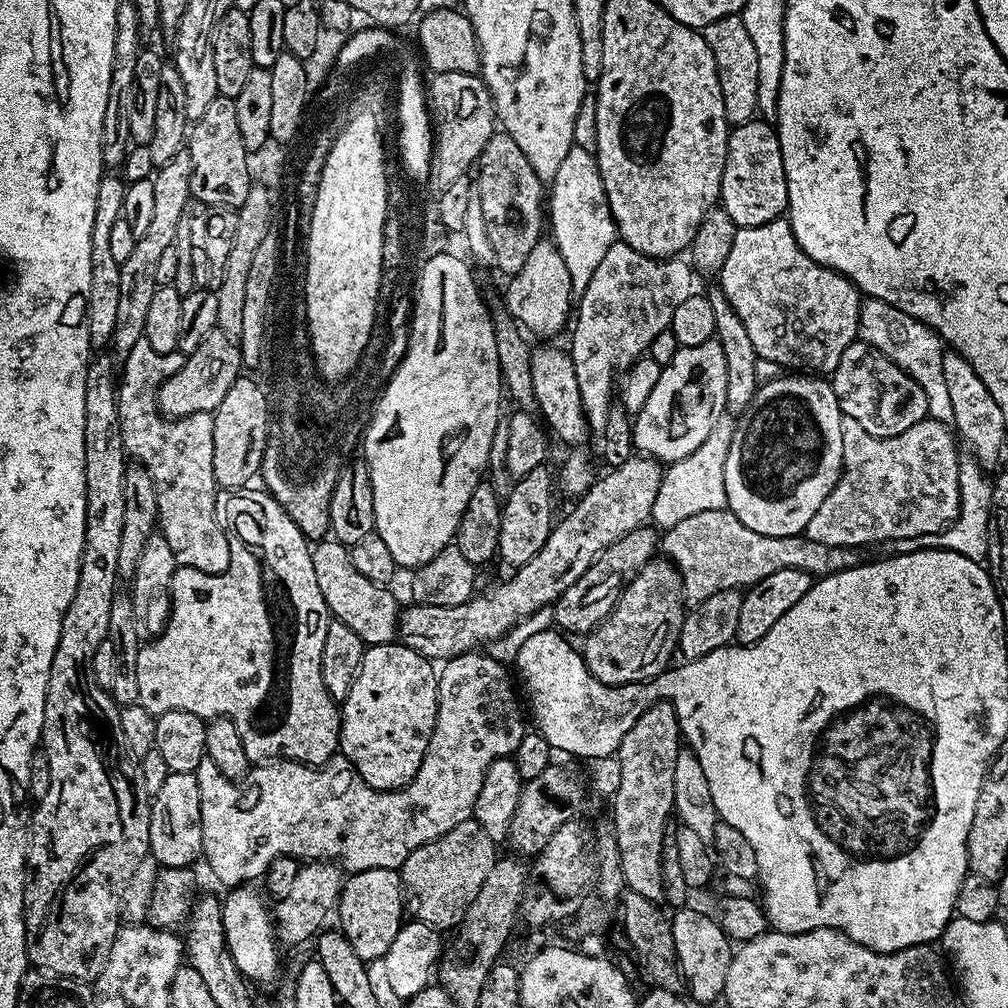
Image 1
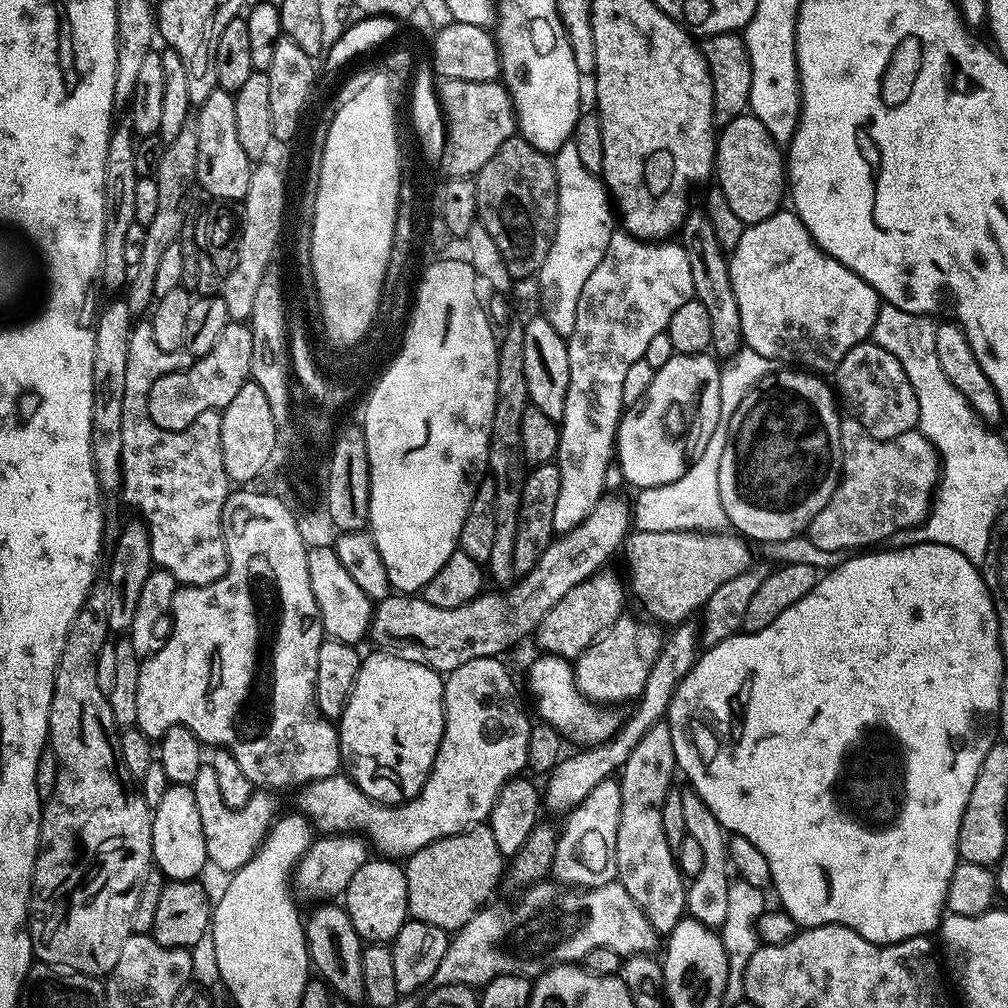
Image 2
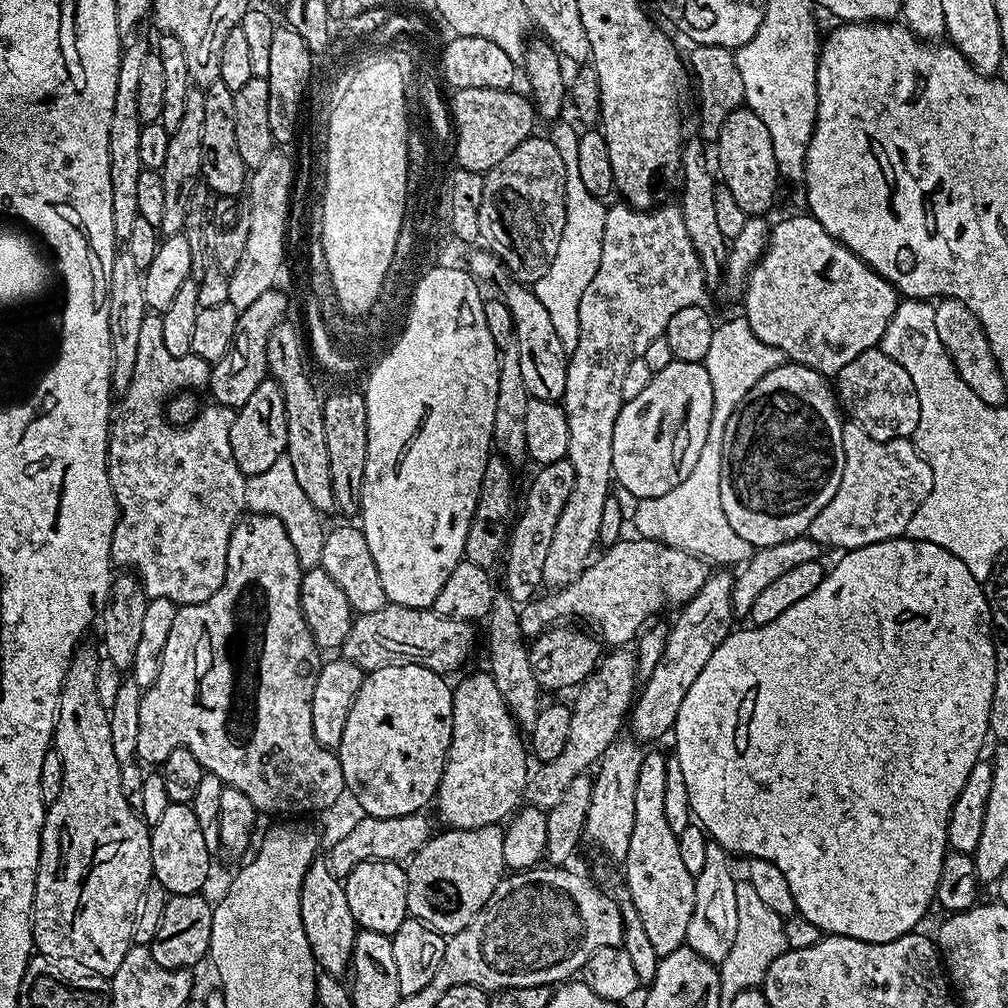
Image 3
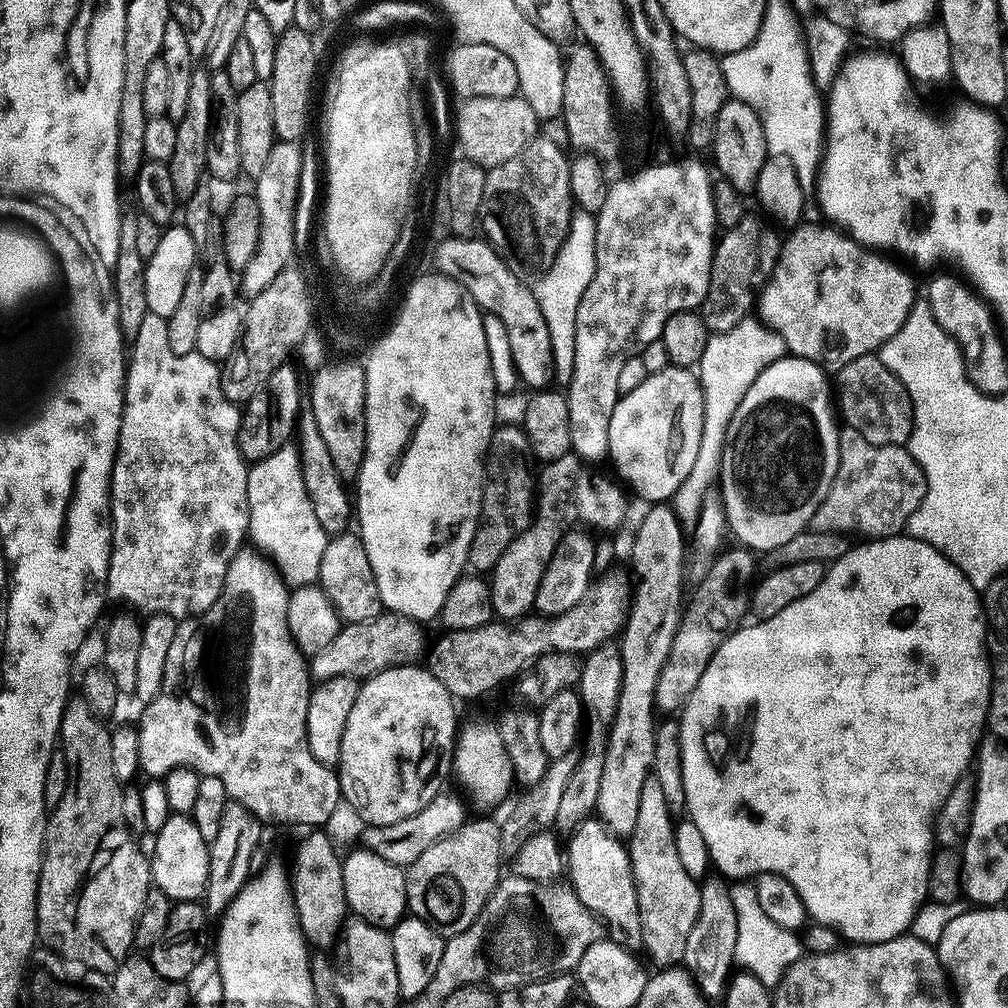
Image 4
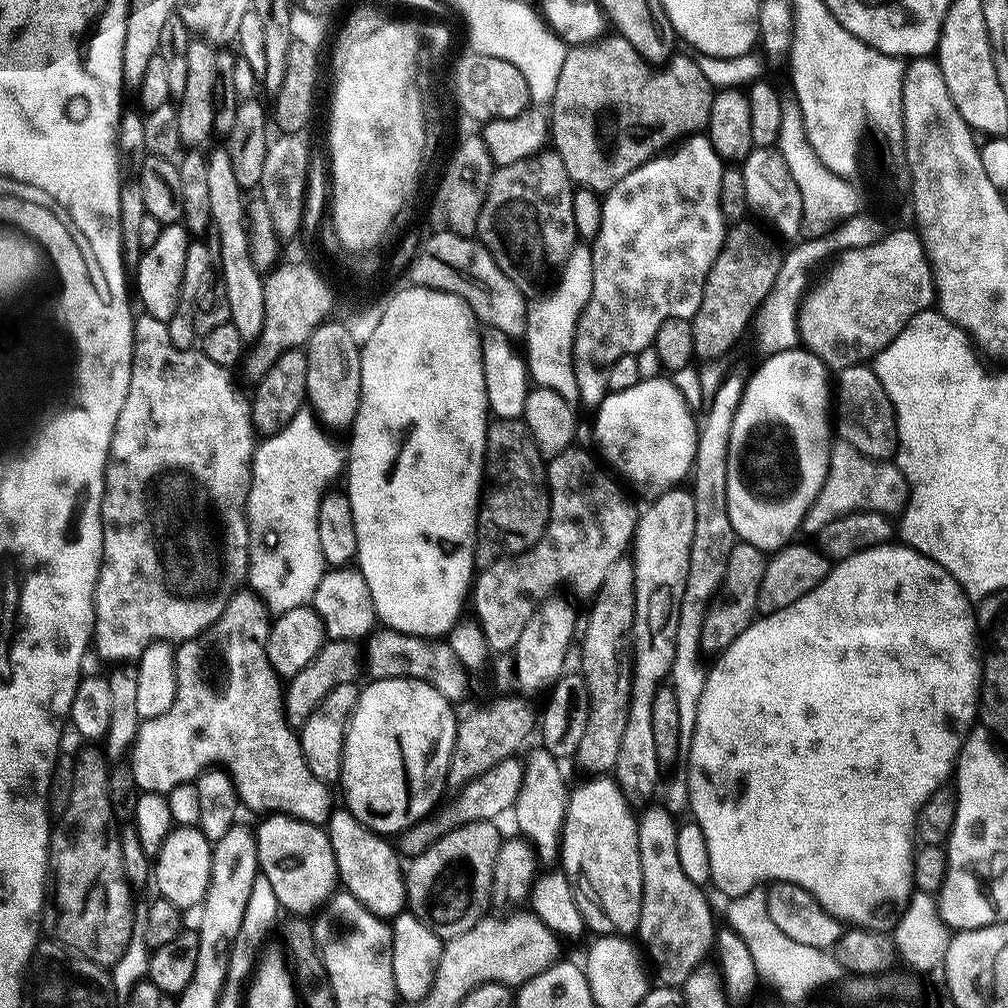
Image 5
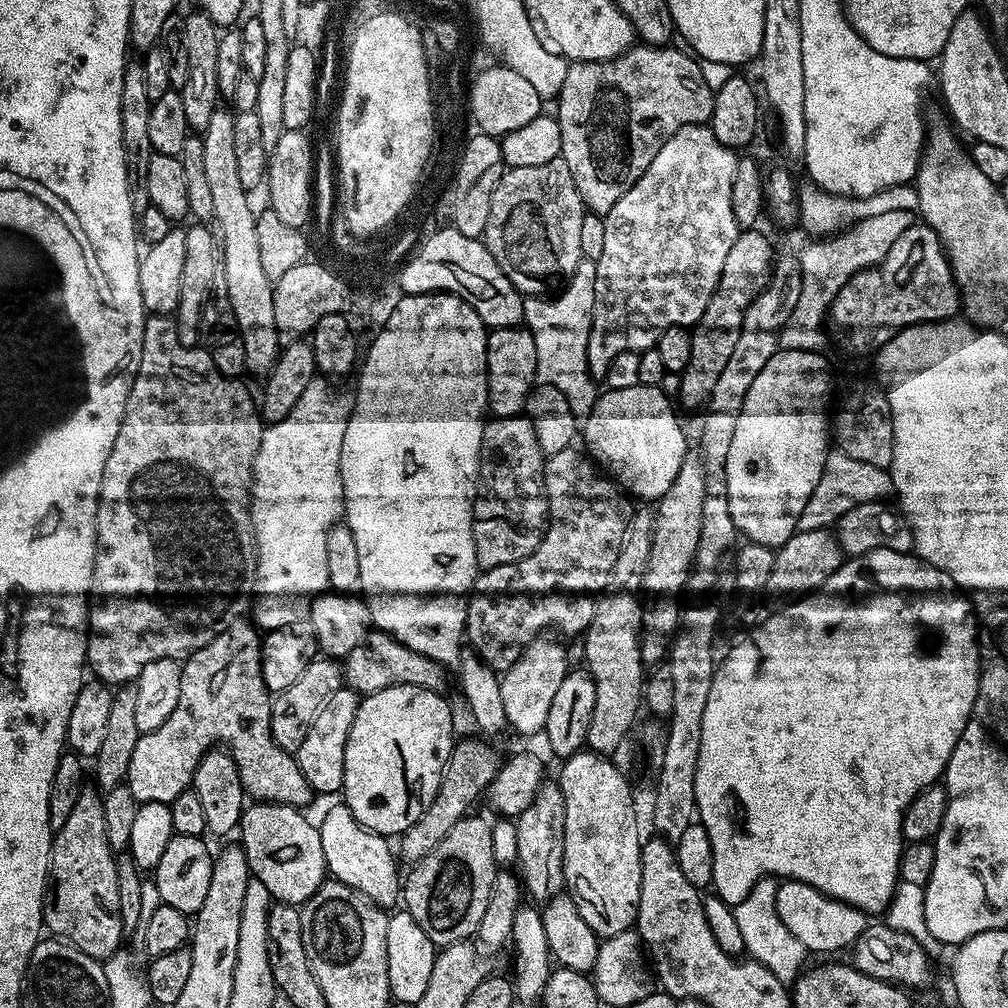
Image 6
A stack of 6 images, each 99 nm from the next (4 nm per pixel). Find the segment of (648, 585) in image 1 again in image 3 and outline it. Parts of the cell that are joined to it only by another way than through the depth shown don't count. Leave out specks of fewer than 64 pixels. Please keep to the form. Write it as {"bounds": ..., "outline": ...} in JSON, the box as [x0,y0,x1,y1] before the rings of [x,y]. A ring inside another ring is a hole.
{"bounds":[523,650,638,810],"outline":[[[612,650],[601,655],[599,664],[579,685],[575,693],[576,701],[571,701],[572,717],[570,718],[570,734],[566,738],[566,746],[562,754],[550,762],[540,764],[529,775],[528,784],[524,788],[523,799],[535,808],[545,810],[553,808],[558,798],[566,791],[566,786],[574,782],[574,778],[585,775],[599,761],[608,747],[621,735],[620,727],[625,727],[638,692],[638,673],[636,658],[628,650]]]}

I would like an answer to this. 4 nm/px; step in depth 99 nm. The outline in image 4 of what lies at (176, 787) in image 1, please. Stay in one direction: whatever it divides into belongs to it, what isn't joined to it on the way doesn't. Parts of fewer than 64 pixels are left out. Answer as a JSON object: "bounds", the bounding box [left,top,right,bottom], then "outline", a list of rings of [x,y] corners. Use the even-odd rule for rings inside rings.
{"bounds":[150,814,208,902],"outline":[[[172,814],[155,833],[156,845],[151,852],[150,867],[155,887],[160,888],[174,902],[199,901],[208,886],[208,843],[198,834],[191,815]]]}

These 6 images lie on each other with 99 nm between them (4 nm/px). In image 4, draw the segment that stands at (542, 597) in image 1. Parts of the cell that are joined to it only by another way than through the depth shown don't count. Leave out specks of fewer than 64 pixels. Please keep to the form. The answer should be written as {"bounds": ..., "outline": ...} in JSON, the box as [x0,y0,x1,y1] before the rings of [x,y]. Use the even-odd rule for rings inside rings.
{"bounds":[311,614,413,682],"outline":[[[381,614],[361,624],[344,624],[326,647],[311,656],[311,679],[319,682],[339,676],[367,678],[383,668],[393,667],[398,660],[396,652],[403,650],[404,643],[412,636],[412,628],[413,621],[395,614]]]}

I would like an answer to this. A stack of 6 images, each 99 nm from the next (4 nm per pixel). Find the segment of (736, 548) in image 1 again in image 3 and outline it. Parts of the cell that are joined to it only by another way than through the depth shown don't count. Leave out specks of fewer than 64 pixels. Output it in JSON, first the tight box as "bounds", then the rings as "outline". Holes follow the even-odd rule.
{"bounds":[519,539,708,646],"outline":[[[633,539],[620,540],[610,545],[601,556],[599,553],[574,583],[544,594],[548,596],[537,595],[523,605],[519,614],[525,637],[535,638],[545,628],[577,616],[585,620],[580,622],[594,630],[605,645],[628,646],[639,637],[645,625],[656,618],[651,616],[658,615],[667,604],[672,610],[679,609],[690,602],[690,598],[694,598],[708,581],[708,560],[657,540]]]}

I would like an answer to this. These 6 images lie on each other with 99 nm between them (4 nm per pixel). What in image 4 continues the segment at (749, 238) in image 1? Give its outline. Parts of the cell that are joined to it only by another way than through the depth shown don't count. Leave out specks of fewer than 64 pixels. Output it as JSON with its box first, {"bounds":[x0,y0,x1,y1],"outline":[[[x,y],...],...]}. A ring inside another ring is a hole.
{"bounds":[758,223,918,374],"outline":[[[806,223],[793,227],[783,241],[772,277],[760,289],[758,316],[784,339],[785,349],[791,355],[820,365],[825,373],[835,374],[842,366],[854,362],[854,358],[879,353],[881,346],[894,338],[902,322],[906,322],[906,314],[916,305],[918,293],[911,274],[887,260],[884,257],[887,255],[856,243],[835,227],[815,228]]]}

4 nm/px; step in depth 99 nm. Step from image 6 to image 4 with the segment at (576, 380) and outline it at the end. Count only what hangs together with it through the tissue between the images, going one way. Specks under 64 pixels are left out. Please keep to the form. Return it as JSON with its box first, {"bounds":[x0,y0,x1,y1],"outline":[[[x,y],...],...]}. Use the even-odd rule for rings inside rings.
{"bounds":[535,210,596,385],"outline":[[[583,210],[573,211],[572,221],[568,227],[568,237],[558,250],[558,258],[554,258],[554,266],[541,280],[535,281],[536,301],[542,310],[542,318],[546,322],[546,330],[550,332],[552,347],[552,371],[561,385],[568,385],[574,370],[574,330],[578,318],[578,302],[582,294],[586,294],[586,286],[594,278],[596,269],[596,218]]]}

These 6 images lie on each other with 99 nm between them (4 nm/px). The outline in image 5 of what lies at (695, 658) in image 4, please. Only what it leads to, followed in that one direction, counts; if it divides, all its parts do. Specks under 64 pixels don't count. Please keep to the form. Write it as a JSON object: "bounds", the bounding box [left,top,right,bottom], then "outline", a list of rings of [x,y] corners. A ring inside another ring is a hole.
{"bounds":[700,542,766,654],"outline":[[[743,542],[734,544],[730,550],[728,565],[725,568],[724,577],[721,579],[720,586],[715,591],[710,603],[707,605],[707,612],[702,622],[700,651],[707,654],[719,654],[752,625],[753,620],[757,619],[758,609],[758,590],[762,586],[762,574],[766,563],[765,553],[759,548],[750,546]]]}

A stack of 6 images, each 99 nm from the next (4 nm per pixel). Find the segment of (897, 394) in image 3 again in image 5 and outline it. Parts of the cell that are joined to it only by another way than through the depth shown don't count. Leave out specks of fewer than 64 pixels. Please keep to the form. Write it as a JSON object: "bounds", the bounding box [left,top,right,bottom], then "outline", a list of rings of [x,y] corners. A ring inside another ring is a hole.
{"bounds":[834,363,898,460],"outline":[[[867,363],[855,364],[839,372],[834,380],[834,412],[840,415],[840,421],[834,424],[839,439],[849,440],[862,454],[871,456],[873,460],[882,460],[895,453],[898,443],[896,407],[876,376],[875,367]]]}

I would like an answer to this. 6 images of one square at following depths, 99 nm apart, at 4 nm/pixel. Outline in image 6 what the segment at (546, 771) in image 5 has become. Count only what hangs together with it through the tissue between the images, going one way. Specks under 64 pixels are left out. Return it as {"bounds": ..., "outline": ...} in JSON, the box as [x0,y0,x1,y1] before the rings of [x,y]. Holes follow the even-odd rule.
{"bounds":[515,782,566,902],"outline":[[[545,782],[540,785],[534,802],[515,821],[518,834],[518,854],[516,864],[522,888],[536,902],[547,902],[565,891],[564,882],[564,827],[566,810],[559,783]]]}

